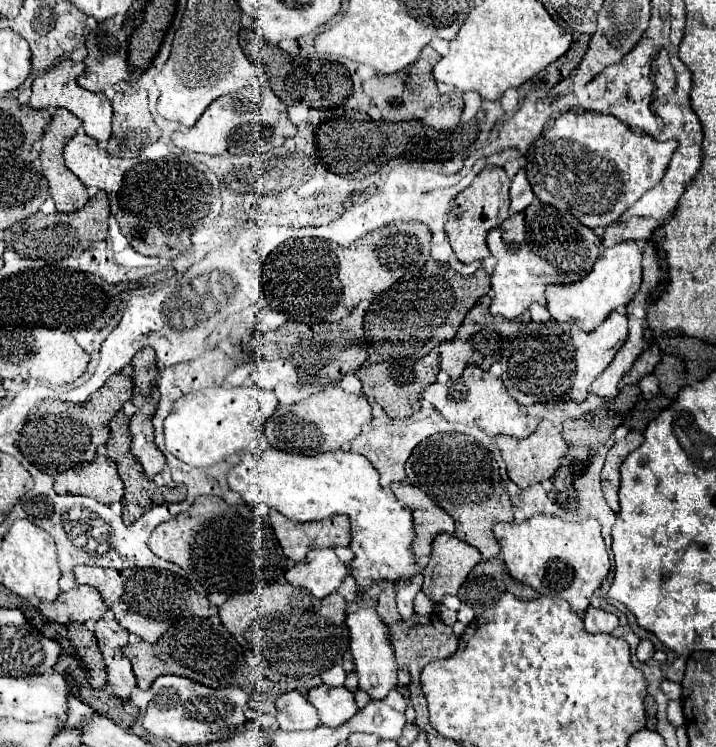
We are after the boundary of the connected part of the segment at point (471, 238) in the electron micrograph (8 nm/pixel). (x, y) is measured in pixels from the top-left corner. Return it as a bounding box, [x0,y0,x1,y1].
[446,192,510,264]

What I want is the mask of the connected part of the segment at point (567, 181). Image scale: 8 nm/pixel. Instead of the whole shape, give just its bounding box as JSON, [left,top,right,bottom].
[528,112,678,228]

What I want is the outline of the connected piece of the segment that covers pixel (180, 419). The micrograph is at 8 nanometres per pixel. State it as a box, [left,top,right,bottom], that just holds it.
[164,386,278,468]

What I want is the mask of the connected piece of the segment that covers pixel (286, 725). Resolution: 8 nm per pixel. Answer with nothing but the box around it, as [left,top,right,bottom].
[276,692,318,730]

